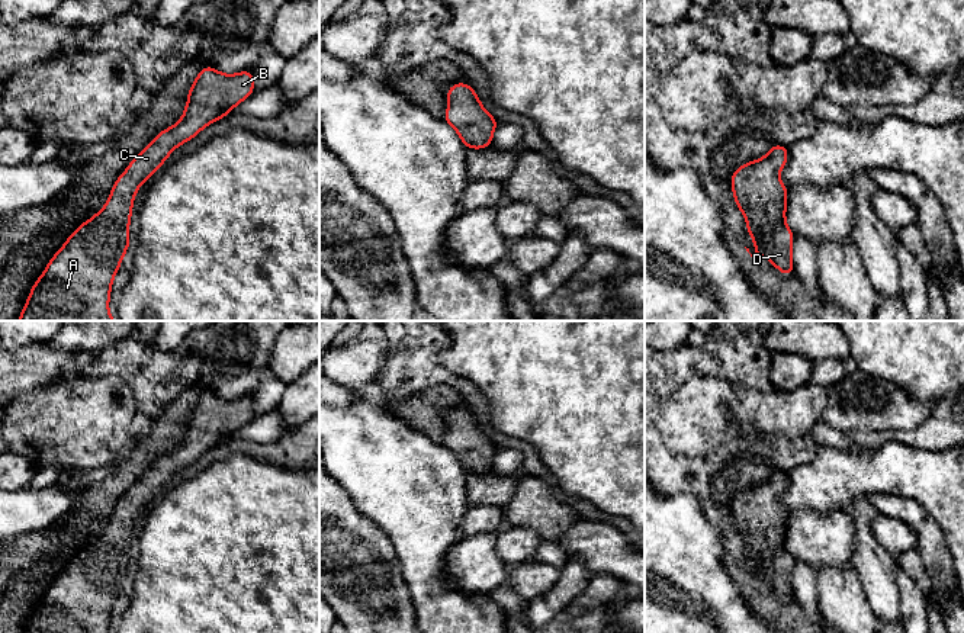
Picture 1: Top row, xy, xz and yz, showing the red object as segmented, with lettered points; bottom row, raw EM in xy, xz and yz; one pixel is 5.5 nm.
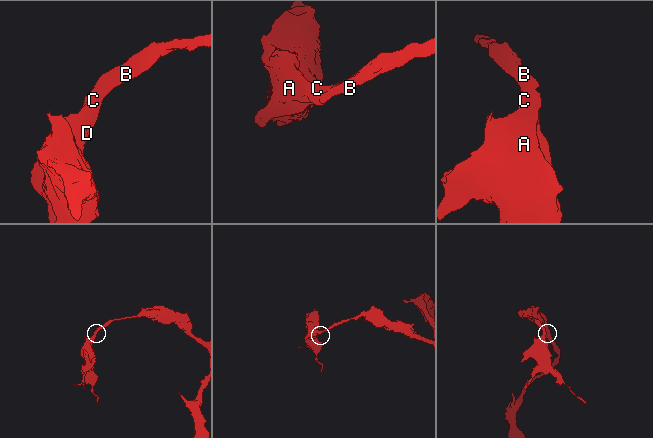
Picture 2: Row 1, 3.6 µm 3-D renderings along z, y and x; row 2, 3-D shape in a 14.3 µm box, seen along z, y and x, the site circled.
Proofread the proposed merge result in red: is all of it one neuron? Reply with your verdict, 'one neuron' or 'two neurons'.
one neuron

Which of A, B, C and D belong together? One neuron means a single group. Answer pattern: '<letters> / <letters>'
A B C D

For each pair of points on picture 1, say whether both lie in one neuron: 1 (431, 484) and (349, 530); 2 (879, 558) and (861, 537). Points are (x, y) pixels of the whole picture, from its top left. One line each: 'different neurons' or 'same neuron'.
1: different neurons
2: same neuron

